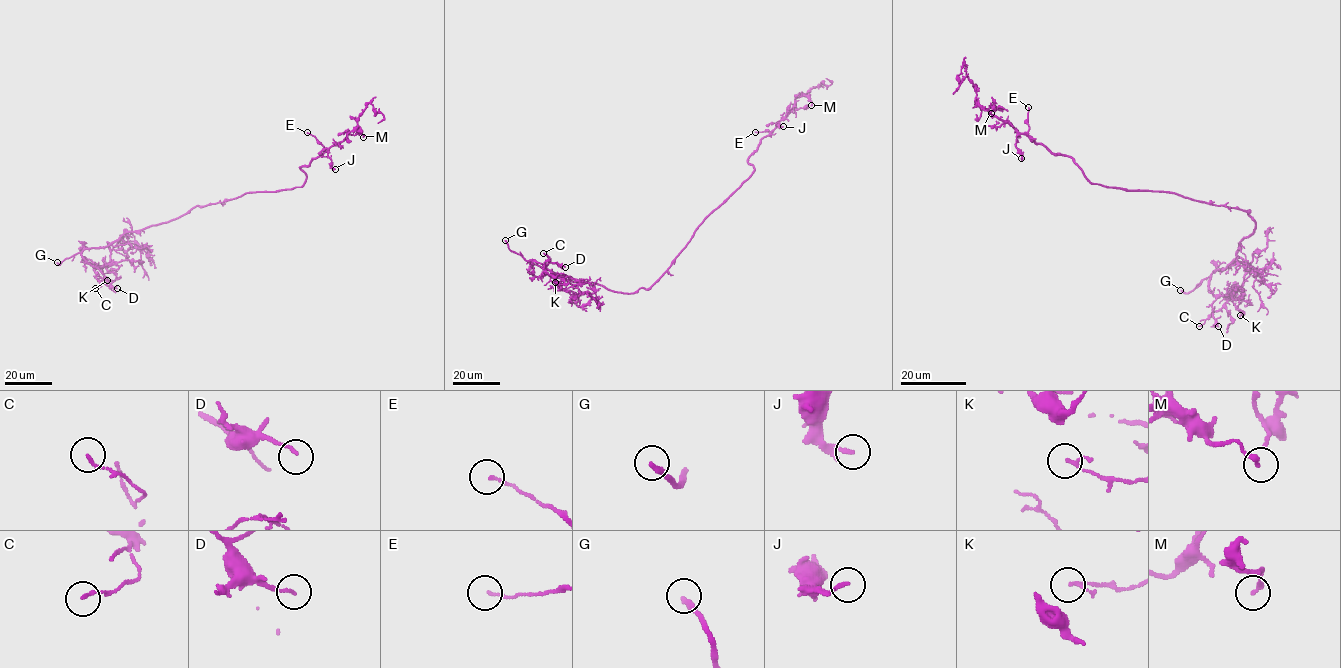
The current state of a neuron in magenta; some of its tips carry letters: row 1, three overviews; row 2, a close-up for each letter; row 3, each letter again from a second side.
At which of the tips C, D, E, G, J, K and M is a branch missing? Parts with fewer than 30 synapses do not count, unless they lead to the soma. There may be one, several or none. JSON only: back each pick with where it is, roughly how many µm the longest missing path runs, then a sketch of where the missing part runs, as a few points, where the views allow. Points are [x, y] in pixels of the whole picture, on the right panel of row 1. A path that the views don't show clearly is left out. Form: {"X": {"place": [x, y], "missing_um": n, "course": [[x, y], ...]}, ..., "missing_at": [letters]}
{"G": {"place": [1180, 290], "missing_um": 50, "course": [[1180, 290], [1176, 285], [1206, 279], [1218, 274], [1257, 268], [1275, 246]]}, "missing_at": ["G"]}

